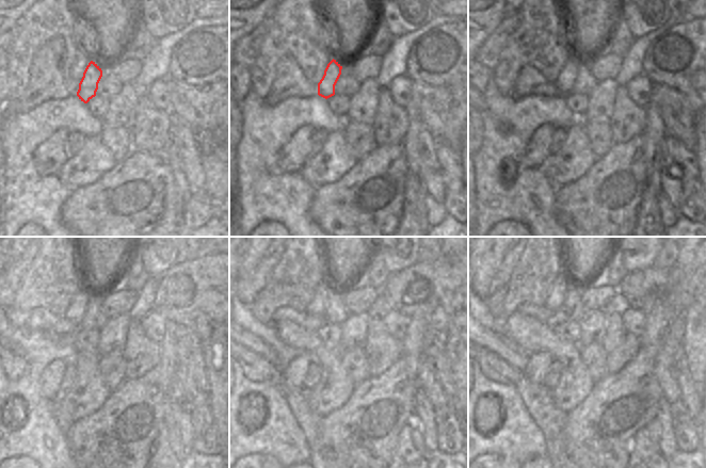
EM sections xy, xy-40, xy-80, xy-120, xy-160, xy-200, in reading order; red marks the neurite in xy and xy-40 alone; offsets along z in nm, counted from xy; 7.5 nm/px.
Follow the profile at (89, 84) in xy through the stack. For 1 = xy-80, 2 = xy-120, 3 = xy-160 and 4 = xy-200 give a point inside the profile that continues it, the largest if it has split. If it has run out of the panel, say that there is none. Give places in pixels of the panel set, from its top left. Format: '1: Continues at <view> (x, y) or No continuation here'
1: Continues at xy-80 (564, 83)
2: Continues at xy-120 (76, 311)
3: Continues at xy-160 (318, 305)
4: Continues at xy-200 (555, 300).

